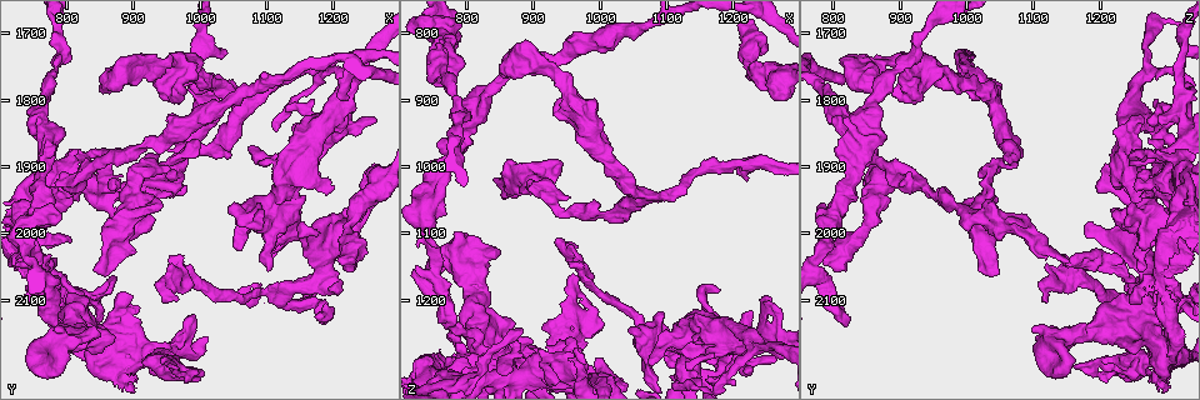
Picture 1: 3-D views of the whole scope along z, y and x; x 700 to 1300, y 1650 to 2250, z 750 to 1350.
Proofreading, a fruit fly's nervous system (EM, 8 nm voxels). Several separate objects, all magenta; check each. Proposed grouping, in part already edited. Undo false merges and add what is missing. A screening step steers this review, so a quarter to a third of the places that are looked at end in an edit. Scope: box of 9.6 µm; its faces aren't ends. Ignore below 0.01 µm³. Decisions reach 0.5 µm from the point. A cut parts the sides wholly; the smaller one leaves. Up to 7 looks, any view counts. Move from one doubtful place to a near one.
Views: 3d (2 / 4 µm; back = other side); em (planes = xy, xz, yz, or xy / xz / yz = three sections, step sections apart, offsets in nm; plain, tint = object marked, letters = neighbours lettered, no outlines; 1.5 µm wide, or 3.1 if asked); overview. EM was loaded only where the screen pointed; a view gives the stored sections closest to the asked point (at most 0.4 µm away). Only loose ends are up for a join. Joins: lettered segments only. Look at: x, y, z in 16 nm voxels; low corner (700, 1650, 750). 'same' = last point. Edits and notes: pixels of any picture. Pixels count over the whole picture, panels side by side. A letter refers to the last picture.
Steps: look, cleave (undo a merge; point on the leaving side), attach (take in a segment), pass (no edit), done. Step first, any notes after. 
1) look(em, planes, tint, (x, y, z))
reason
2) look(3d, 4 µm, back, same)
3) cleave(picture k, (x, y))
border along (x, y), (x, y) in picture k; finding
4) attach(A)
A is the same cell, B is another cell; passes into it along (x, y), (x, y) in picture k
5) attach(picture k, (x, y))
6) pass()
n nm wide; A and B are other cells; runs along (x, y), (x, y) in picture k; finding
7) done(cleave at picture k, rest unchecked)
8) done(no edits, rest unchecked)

look(em, planes, letters, (940, 1960, 995))
an open end

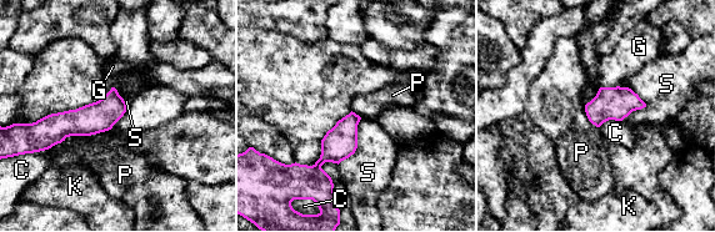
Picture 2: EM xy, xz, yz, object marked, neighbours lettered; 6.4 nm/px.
pass()
C, G, K, P and S are other cells; border along (128, 105), (124, 115), (110, 129) in picture 2; no lettered segment goes on from it

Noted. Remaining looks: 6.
look(em, yz, step 4, tint, (880, 1885, 1245))
an open end

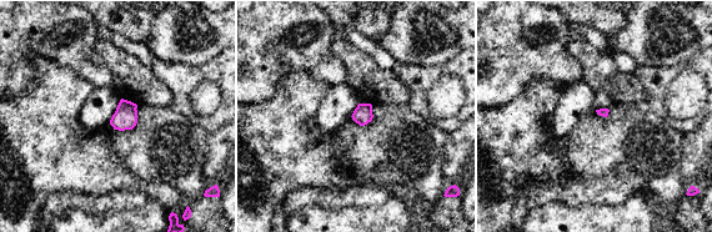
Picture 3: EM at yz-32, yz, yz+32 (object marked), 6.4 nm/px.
look(em, yz, step 4, letters, same)

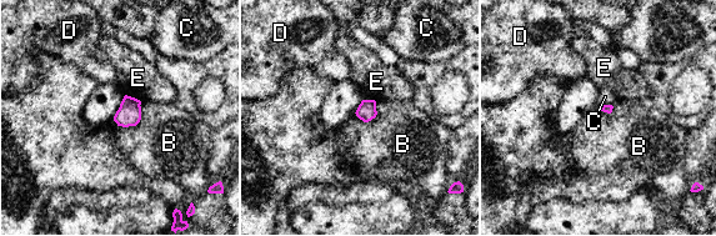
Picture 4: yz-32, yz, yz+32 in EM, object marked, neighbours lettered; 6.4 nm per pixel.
pass()
B, C, D and E are other cells; border along (141, 101), (140, 120), (118, 126) in picture 4; none of them fits

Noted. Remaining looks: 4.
look(em, planes, letters, (805, 2010, 1300))
an open end

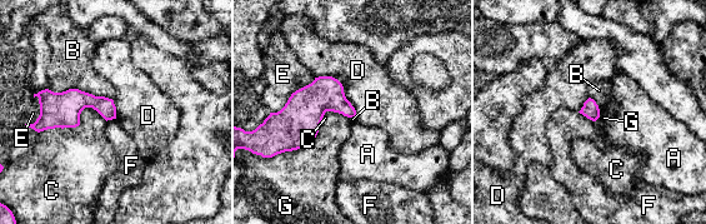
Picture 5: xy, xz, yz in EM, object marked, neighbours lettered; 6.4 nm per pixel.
pass()
C touches over 460 nm; A, B, C, D, E, F and G are other cells; border along (315, 76), (334, 76), (355, 117) in picture 5; none of them fits

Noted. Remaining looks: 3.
done(no edits, rest unchecked)

